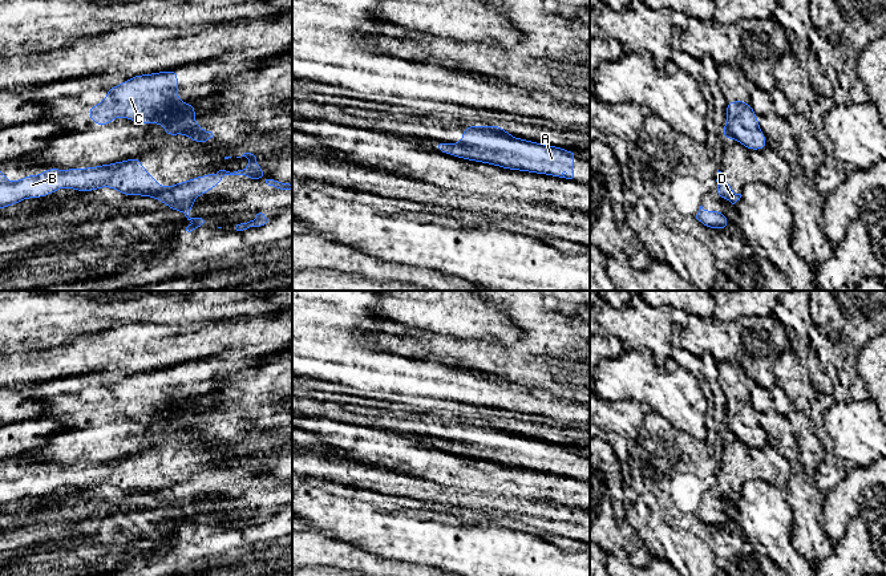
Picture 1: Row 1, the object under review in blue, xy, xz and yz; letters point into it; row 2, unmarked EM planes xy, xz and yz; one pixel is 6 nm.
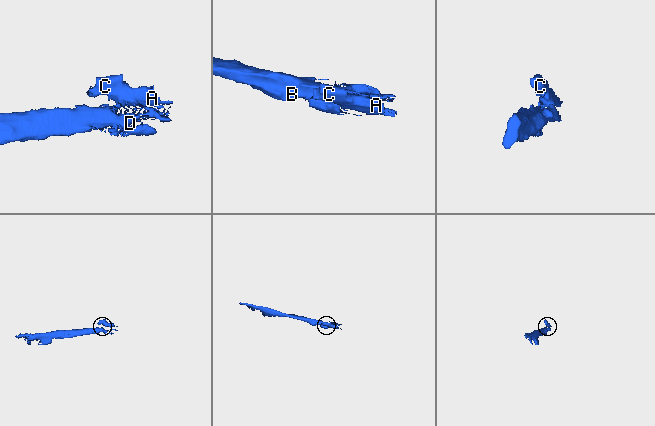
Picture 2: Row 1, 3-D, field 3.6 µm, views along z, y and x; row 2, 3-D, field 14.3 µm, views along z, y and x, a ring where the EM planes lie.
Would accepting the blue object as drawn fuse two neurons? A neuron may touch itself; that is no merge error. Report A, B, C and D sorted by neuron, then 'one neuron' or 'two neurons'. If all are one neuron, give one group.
groups A C / B D; two neurons

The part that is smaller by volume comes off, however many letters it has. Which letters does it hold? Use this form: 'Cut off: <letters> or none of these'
Cut off: A, C

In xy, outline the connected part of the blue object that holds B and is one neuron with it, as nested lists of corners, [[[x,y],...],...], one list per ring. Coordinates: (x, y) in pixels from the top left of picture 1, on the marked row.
[[[244,153],[242,157],[248,159],[248,167],[234,173],[219,170],[217,174],[195,177],[186,182],[179,182],[169,187],[161,186],[151,178],[139,162],[141,155],[132,159],[84,167],[58,170],[50,167],[39,175],[24,175],[23,179],[8,182],[5,171],[0,169],[0,210],[13,206],[24,199],[44,198],[60,188],[69,187],[81,192],[89,192],[101,187],[112,187],[128,196],[150,196],[163,202],[169,208],[181,211],[193,223],[186,227],[187,232],[198,227],[206,227],[207,216],[190,216],[194,200],[214,186],[223,182],[224,175],[246,175],[250,180],[264,178],[264,169],[258,165],[256,157]]]

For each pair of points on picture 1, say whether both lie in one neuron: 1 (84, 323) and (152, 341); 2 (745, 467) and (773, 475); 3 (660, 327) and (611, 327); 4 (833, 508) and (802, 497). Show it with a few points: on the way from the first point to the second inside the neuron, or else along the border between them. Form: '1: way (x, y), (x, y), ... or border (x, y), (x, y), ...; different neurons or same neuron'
1: border (137, 321), (117, 324), (76, 337); different neurons
2: way (752, 467), (767, 469); same neuron
3: way (648, 324), (640, 316), (623, 316); same neuron
4: border (822, 494), (822, 527), (826, 535); different neurons

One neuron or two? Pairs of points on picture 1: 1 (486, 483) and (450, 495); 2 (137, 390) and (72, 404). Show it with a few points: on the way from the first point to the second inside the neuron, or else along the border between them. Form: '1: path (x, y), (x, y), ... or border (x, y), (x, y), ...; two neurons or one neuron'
1: border (439, 483), (488, 493); two neurons
2: path (121, 398), (117, 402), (88, 405); one neuron

